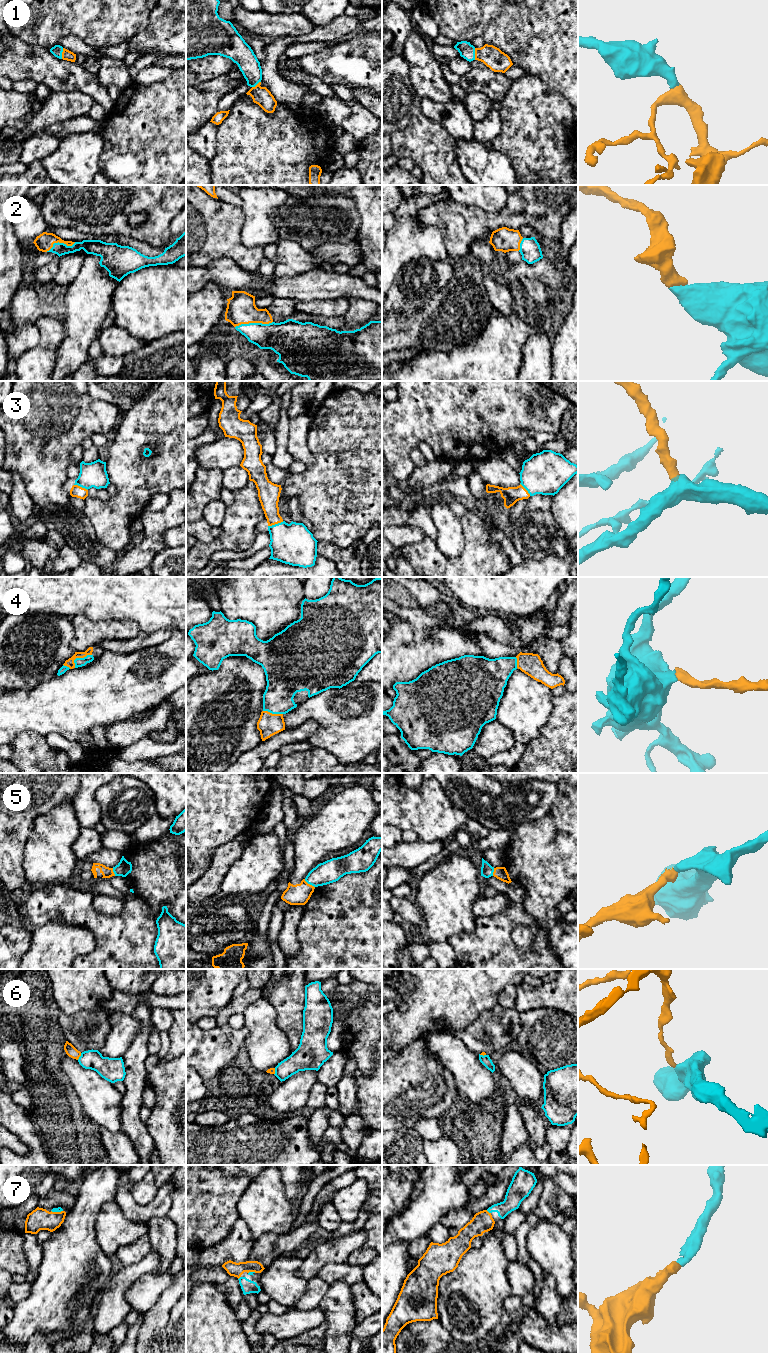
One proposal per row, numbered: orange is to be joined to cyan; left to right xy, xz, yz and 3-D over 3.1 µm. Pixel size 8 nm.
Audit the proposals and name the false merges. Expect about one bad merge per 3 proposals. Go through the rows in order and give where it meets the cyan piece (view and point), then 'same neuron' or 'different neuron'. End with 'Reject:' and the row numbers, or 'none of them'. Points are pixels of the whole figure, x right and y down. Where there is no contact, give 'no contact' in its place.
1: meets cyan in yz at (474, 54); same neuron
2: meets cyan in xz at (253, 323); same neuron
3: meets cyan in xz at (275, 524); same neuron
4: meets cyan in xy at (79, 658); same neuron
5: meets cyan in xz at (309, 883); different neuron
6: meets cyan in xy at (80, 1056); different neuron
7: meets cyan in yz at (488, 1211); same neuron
Reject: 5, 6

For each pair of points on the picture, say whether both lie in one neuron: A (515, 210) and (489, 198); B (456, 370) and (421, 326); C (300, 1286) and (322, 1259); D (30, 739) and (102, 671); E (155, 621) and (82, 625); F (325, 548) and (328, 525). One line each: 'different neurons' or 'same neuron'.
A: different neurons
B: different neurons
C: different neurons
D: different neurons
E: different neurons
F: different neurons

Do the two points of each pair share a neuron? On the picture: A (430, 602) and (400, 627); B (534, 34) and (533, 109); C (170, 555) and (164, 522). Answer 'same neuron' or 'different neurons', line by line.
A: different neurons
B: different neurons
C: different neurons

